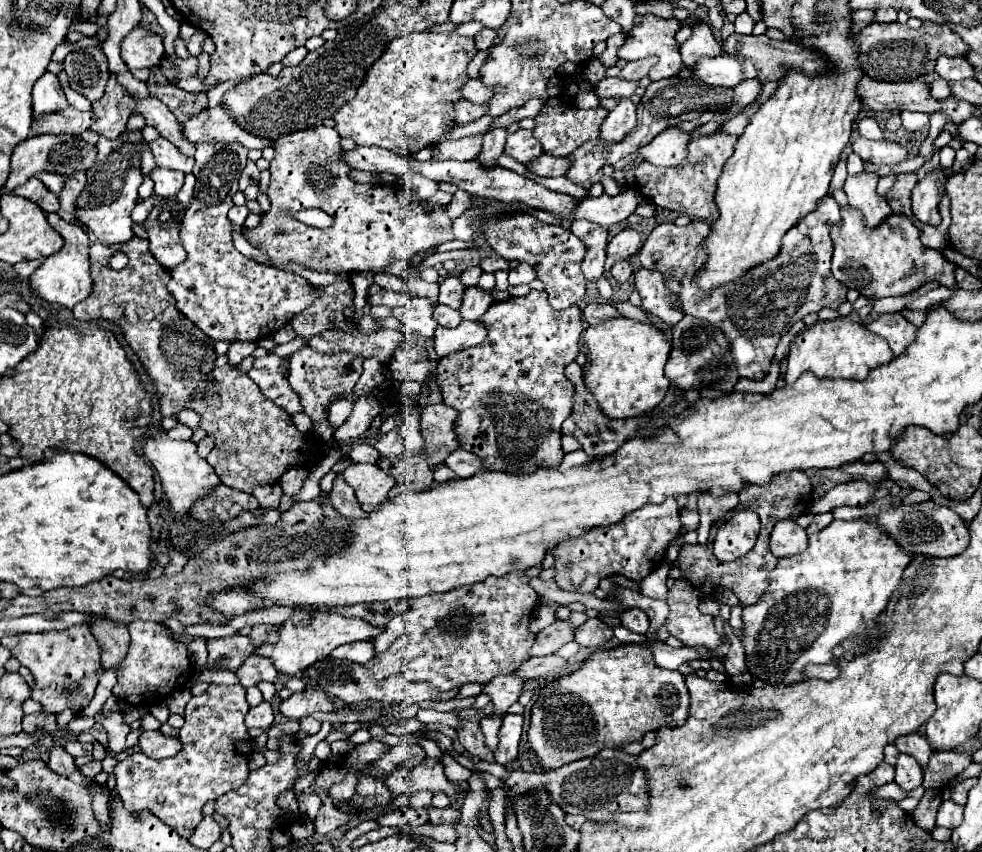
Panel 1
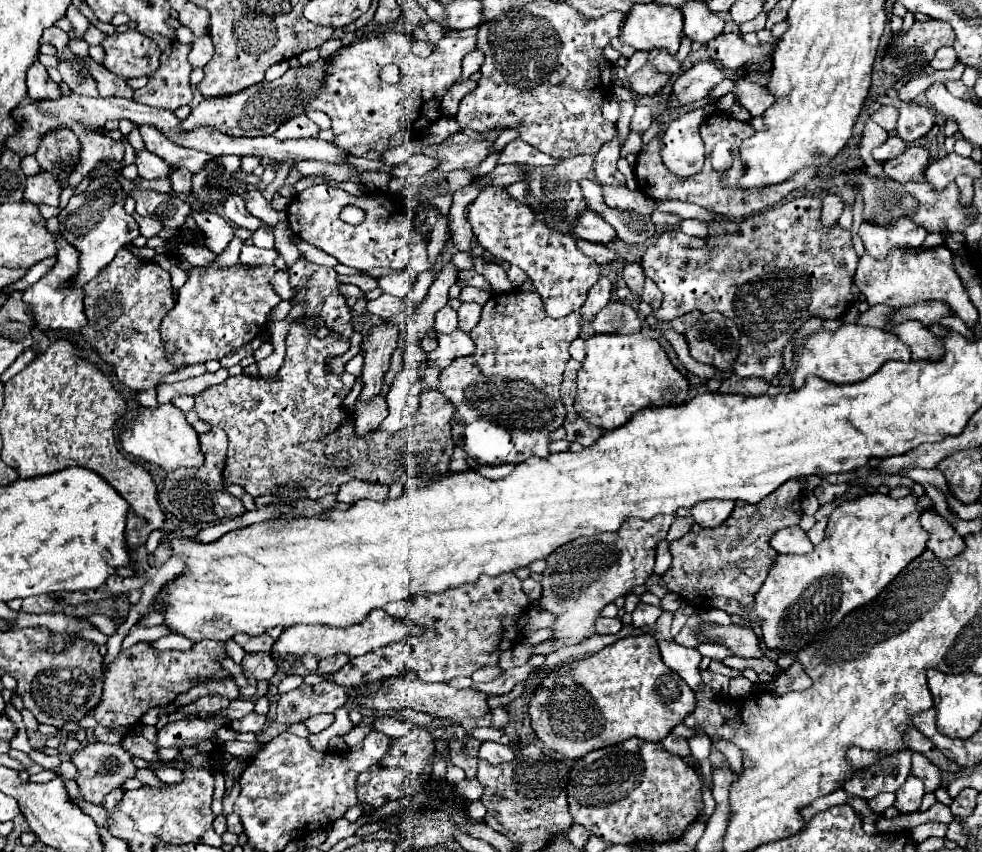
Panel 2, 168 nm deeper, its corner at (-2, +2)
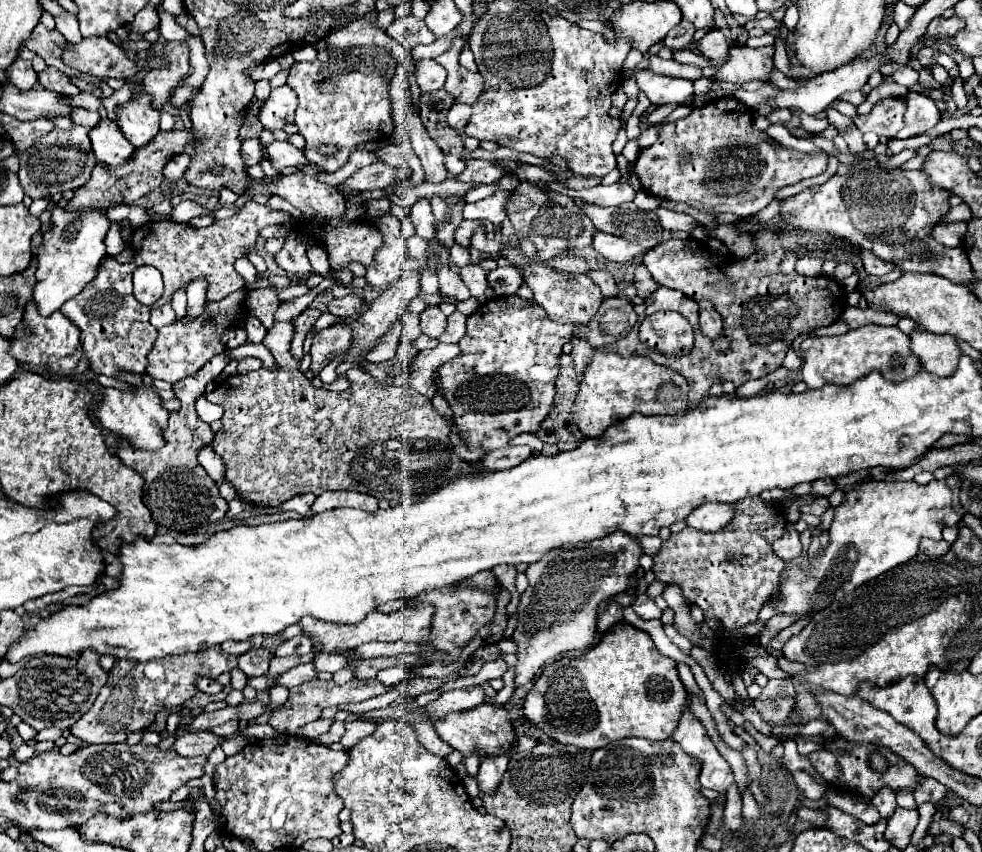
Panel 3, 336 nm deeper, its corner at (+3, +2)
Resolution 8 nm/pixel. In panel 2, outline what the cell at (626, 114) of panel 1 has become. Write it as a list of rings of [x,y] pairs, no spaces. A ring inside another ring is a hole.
[[[614,138],[612,142],[604,144],[602,150],[598,152],[598,156],[594,158],[594,176],[598,180],[598,184],[602,186],[618,186],[620,182],[614,178],[616,174],[616,160],[620,156],[620,144],[618,138]]]

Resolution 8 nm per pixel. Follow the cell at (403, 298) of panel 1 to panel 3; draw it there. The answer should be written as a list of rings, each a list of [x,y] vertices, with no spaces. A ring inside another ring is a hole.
[[[385,214],[379,220],[379,228],[385,234],[385,246],[377,252],[375,266],[367,270],[365,280],[381,292],[403,274],[403,264],[407,260],[407,240],[403,238],[399,224],[399,218],[393,214]]]

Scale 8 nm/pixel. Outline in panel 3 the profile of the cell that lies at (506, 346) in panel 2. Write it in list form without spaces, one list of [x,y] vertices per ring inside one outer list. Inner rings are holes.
[[[517,294],[495,296],[467,318],[467,334],[459,342],[461,354],[451,362],[445,362],[437,374],[437,388],[453,410],[453,424],[459,428],[467,450],[499,450],[521,432],[535,432],[541,428],[543,420],[549,418],[549,412],[553,410],[561,348],[571,340],[573,330],[573,324],[549,320],[537,302],[525,302]]]

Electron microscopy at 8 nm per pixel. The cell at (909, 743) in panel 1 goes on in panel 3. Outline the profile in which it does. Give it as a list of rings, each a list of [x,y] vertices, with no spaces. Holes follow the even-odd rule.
[[[921,776],[919,778],[919,784],[913,788],[913,796],[917,800],[917,804],[923,804],[923,802],[941,802],[947,794],[947,788],[943,784],[939,784],[937,780],[933,778],[927,778],[927,776]]]

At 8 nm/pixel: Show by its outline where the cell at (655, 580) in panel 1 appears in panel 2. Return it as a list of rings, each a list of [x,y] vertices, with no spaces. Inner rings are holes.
[[[664,612],[658,622],[656,622],[656,630],[658,630],[658,638],[662,638],[664,642],[672,642],[672,634],[670,634],[670,624],[672,624],[672,612]]]

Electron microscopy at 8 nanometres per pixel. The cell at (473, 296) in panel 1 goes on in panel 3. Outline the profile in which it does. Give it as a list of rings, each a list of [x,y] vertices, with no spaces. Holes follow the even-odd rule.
[[[455,310],[447,318],[447,330],[445,330],[445,334],[441,334],[439,342],[459,342],[465,336],[465,330],[467,330],[467,316],[461,314],[459,310]]]

